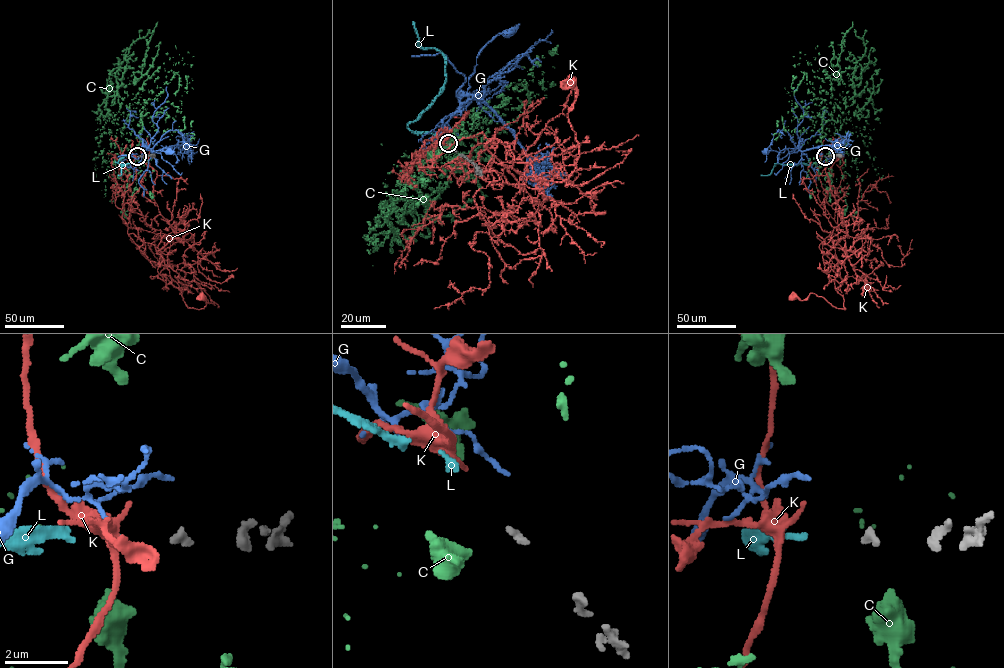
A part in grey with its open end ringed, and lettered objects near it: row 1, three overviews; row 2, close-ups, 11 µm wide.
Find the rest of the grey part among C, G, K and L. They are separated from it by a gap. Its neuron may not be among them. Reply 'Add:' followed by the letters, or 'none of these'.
Add: L

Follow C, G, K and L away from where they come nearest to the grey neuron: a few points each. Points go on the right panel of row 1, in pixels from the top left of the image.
C: (826, 159), (829, 75), (852, 68), (855, 96), (867, 86), (870, 98), (838, 133), (859, 201)
G: (823, 154), (819, 155), (813, 168), (788, 133), (778, 130), (768, 147), (765, 161)
K: (823, 155), (817, 172), (839, 230), (819, 246), (845, 309), (812, 293), (793, 297)
L: (823, 156), (819, 156), (819, 161), (812, 164), (776, 163), (770, 174), (761, 175)

